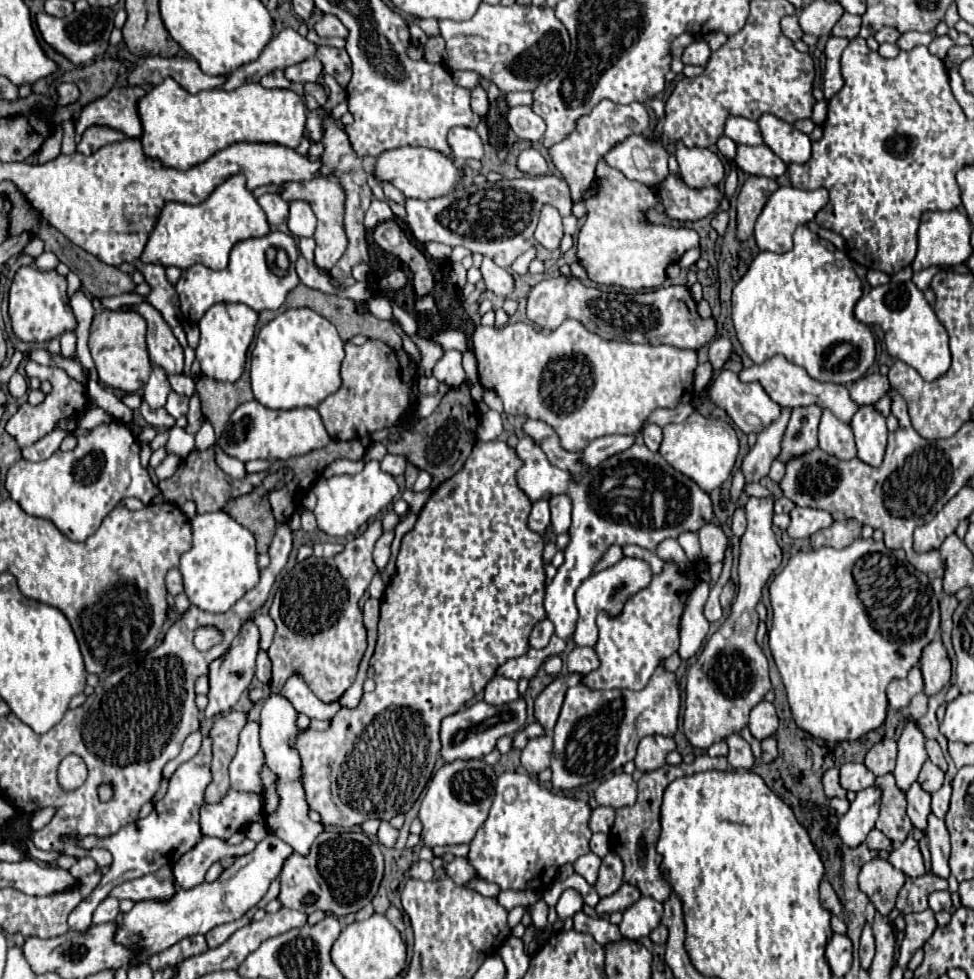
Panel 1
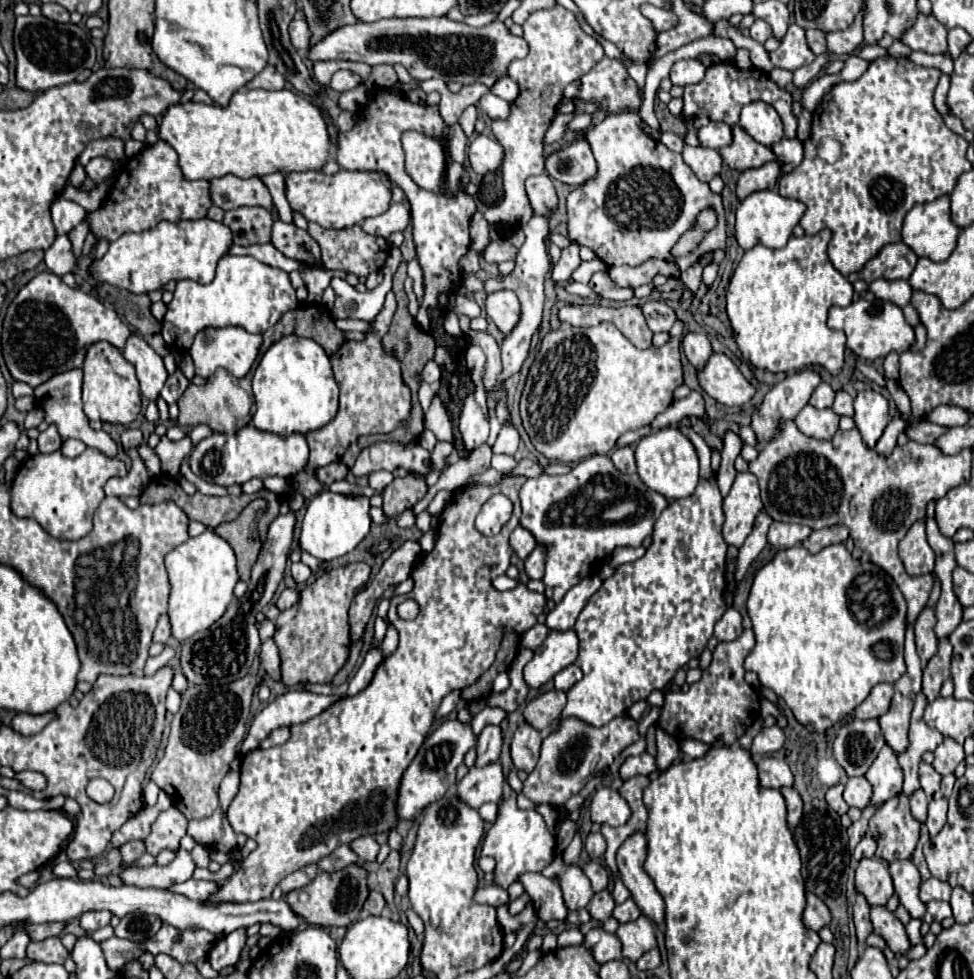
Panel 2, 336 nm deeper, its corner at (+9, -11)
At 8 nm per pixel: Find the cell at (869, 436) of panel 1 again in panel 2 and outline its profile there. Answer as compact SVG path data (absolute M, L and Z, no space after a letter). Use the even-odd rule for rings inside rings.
M868 388L854 398L854 410L854 422L862 434L864 444L868 448L874 448L886 424L890 422L890 404L886 396Z

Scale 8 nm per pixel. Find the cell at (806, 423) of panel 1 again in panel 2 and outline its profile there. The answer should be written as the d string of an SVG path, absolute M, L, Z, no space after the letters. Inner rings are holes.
M822 382L822 384L814 390L814 394L812 394L812 398L810 398L810 404L814 404L816 408L830 408L832 402L834 402L834 390L832 390L826 382Z

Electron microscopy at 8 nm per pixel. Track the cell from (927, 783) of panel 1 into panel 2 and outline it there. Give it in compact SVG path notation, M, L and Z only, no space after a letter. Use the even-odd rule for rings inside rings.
M926 762L920 764L920 786L926 792L926 796L932 796L934 792L938 792L940 780L942 776L932 768L932 764L926 764Z

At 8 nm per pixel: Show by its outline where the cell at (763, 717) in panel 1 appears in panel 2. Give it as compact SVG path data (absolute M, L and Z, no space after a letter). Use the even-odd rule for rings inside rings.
M770 726L770 728L764 728L752 742L752 756L760 756L760 754L766 754L766 752L776 752L784 746L784 732L780 726Z

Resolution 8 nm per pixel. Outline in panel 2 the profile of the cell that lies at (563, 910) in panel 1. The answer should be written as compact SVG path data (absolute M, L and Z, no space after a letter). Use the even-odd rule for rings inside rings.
M558 854L551 864L544 868L542 875L550 879L556 878L560 882L568 910L584 908L594 896L594 890L584 870L576 864L566 864L562 854Z

